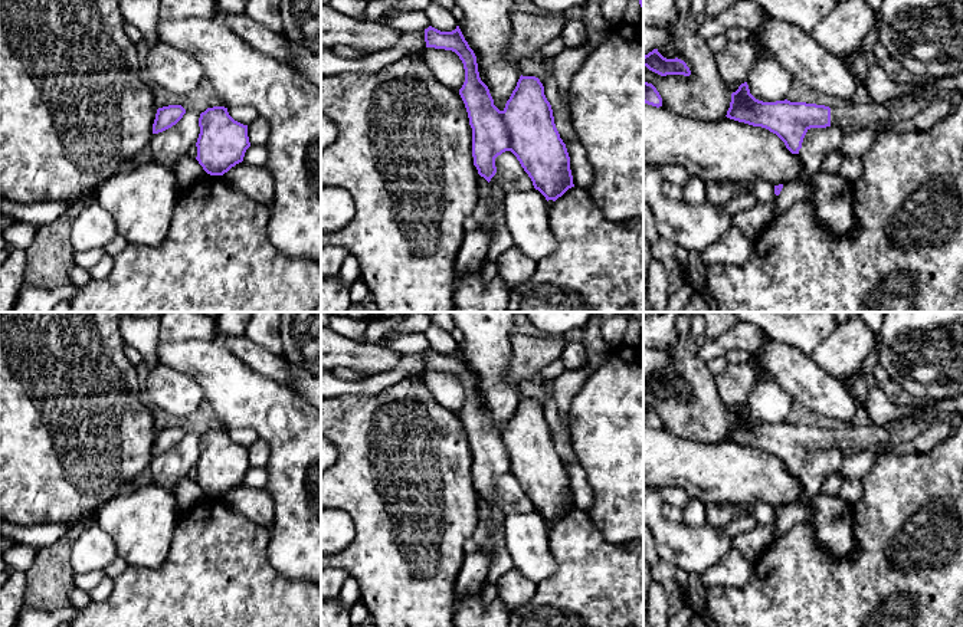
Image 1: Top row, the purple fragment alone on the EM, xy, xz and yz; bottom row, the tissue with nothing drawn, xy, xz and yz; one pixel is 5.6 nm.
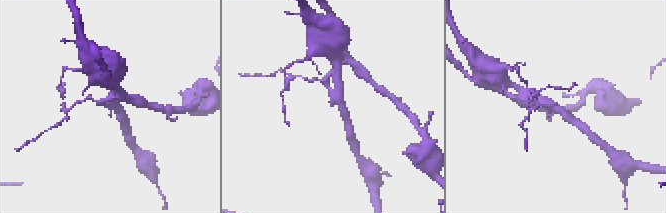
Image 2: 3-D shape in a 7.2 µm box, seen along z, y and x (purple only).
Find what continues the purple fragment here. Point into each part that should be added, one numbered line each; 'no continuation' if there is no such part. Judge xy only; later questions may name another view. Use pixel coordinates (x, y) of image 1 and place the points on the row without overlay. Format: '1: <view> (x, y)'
no continuation

